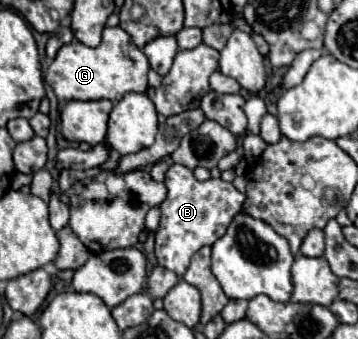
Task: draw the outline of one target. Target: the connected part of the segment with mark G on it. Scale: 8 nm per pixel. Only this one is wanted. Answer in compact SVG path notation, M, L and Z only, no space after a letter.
M104 27L102 43L94 49L80 41L64 45L46 71L46 83L54 89L56 97L64 101L120 101L130 91L144 93L148 89L148 69L150 63L144 51L134 45L122 27Z

